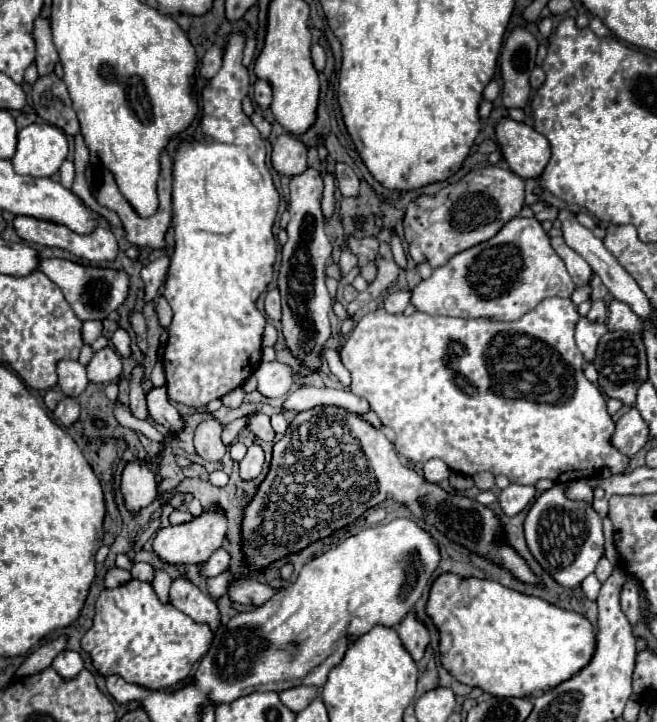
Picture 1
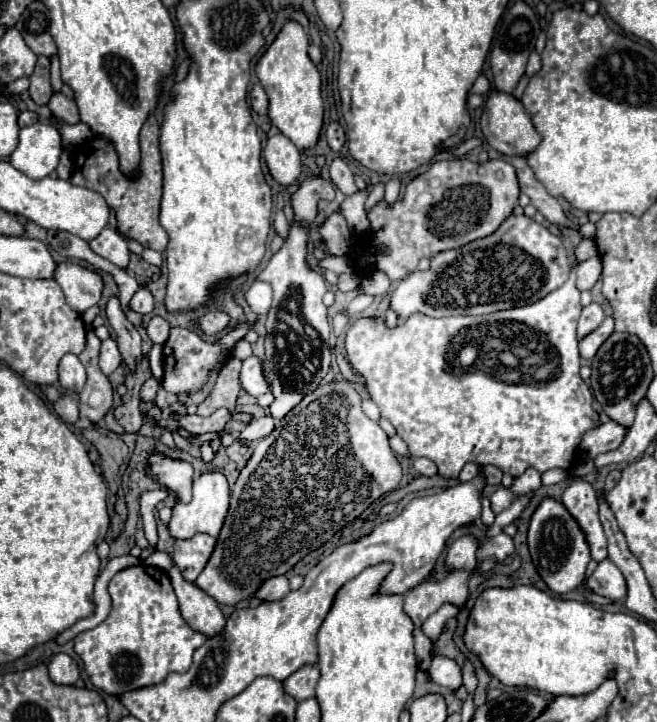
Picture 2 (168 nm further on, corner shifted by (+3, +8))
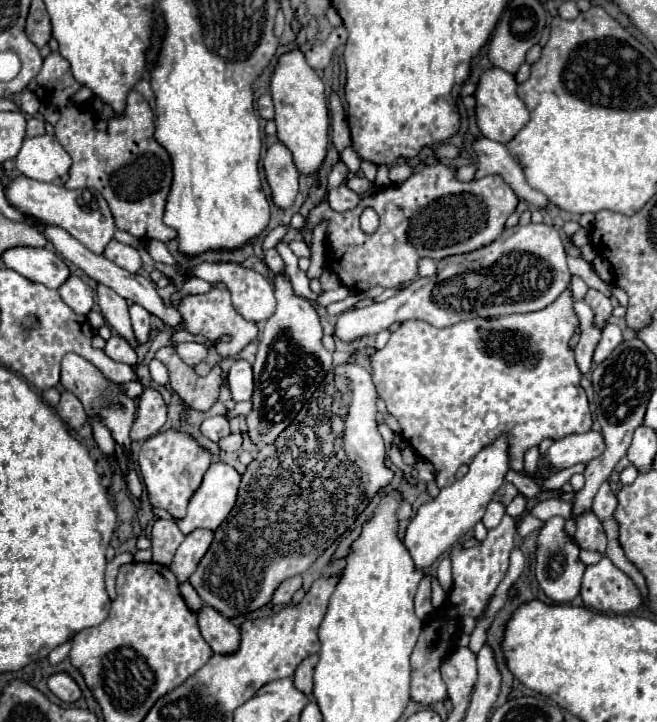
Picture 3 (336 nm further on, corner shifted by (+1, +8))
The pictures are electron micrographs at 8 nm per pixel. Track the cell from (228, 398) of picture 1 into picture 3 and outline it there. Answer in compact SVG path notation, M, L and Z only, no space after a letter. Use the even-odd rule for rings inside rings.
M222 415L207 418L200 429L202 429L202 435L206 435L212 441L218 441L230 434L229 423Z

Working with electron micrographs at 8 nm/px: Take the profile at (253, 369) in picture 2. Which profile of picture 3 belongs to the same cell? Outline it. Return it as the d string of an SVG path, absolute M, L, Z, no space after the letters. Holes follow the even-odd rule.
M238 359L230 367L226 381L228 381L228 389L234 403L250 401L252 391L254 391L254 377L252 377L252 365L248 361Z

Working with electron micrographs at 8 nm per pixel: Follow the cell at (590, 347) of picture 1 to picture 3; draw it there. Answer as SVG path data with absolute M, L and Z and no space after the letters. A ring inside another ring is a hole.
M608 323L606 329L602 331L602 339L594 351L594 363L602 363L618 345L622 343L622 331L618 325Z

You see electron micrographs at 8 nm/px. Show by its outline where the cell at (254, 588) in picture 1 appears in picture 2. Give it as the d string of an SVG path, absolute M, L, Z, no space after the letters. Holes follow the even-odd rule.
M280 575L280 577L270 577L262 583L262 587L254 593L256 599L260 601L276 601L276 599L282 599L286 597L290 591L288 587L288 577Z

